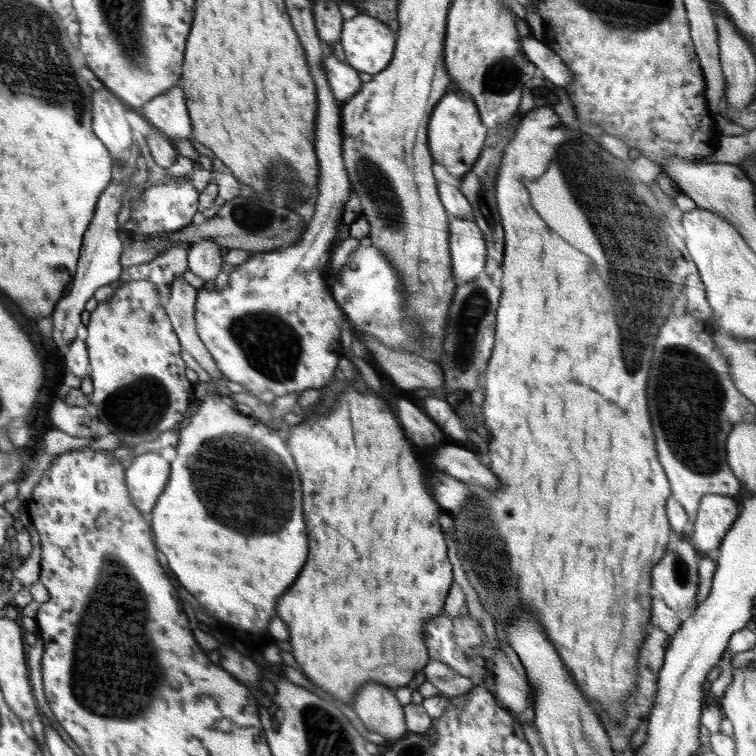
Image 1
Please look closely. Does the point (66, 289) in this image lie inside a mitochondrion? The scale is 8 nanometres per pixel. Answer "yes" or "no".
no

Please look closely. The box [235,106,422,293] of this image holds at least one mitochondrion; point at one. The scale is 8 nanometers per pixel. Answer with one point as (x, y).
(376, 183)

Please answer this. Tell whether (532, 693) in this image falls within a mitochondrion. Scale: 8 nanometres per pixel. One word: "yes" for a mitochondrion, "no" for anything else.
no

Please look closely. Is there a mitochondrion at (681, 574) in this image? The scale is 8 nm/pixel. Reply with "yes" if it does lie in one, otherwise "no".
yes

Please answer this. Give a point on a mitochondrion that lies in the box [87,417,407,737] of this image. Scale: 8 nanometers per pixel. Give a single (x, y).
(252, 494)

